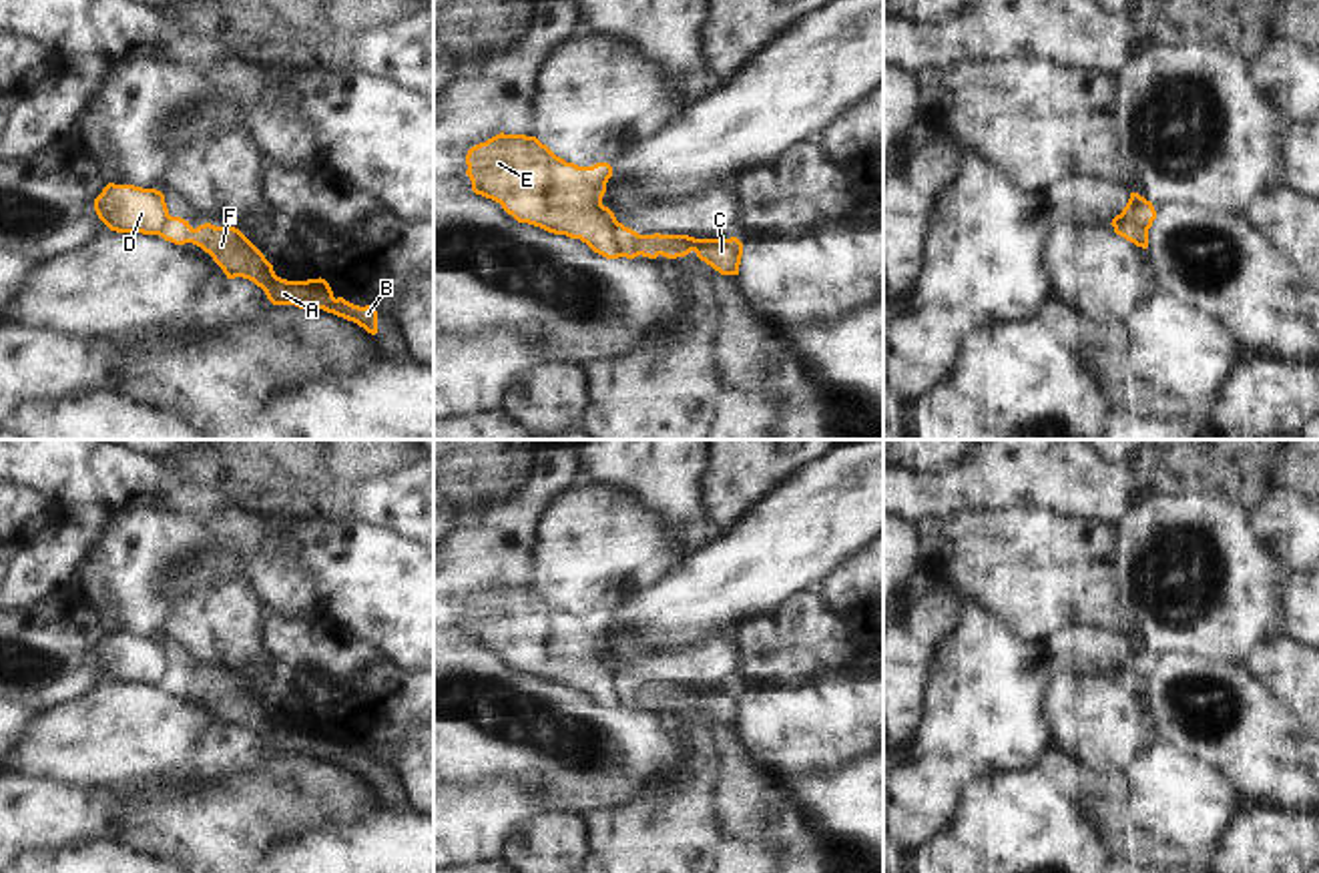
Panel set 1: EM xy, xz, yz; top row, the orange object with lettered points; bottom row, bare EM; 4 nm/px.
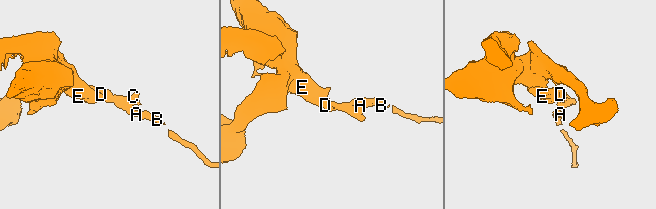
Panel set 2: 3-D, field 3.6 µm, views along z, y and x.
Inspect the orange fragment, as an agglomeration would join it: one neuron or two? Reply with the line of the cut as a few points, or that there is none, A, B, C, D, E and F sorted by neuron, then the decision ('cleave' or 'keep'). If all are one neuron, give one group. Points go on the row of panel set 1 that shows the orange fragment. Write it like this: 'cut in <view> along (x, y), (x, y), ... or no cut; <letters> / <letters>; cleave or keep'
cut in xz along (617, 223), (615, 237), (621, 255); A B C F / D E; cleave

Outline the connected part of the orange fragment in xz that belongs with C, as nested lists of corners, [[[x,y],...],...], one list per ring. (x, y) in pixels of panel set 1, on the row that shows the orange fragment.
[[[622,223],[616,225],[614,237],[618,255],[626,259],[634,259],[638,255],[648,259],[656,259],[658,255],[677,259],[695,251],[701,261],[711,265],[721,275],[739,275],[743,243],[737,237],[695,239],[689,235],[638,235]]]

